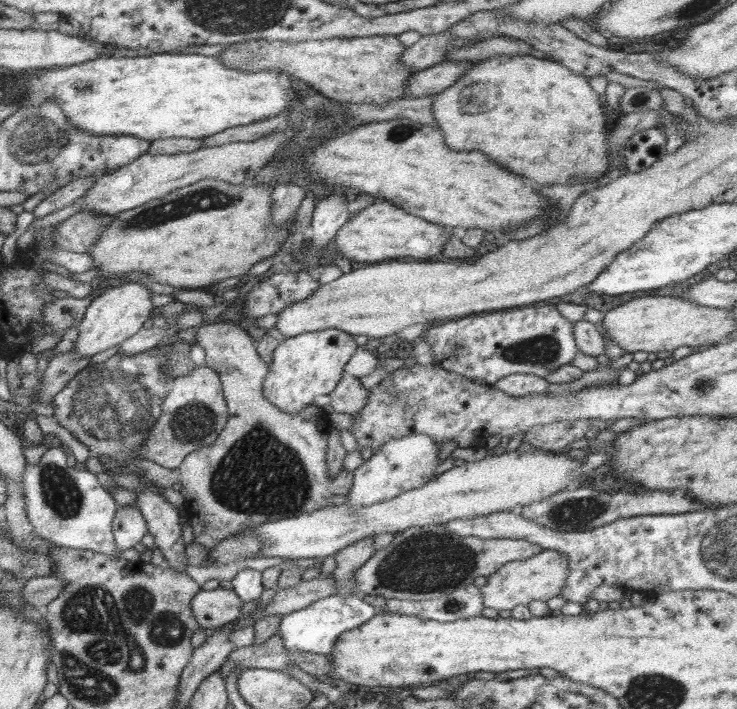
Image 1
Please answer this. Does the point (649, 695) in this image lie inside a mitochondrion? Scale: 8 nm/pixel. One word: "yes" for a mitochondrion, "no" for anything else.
yes

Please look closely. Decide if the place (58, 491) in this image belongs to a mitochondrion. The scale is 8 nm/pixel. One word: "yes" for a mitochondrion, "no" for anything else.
yes

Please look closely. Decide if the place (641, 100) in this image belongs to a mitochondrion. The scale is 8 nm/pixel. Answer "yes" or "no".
yes

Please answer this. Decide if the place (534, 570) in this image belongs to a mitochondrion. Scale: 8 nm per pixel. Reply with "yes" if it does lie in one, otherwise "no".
no

